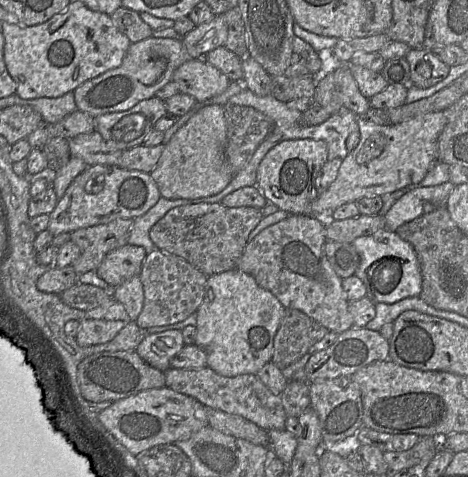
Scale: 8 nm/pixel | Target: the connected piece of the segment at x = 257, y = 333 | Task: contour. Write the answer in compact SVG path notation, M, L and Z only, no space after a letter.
M238 268L208 276L203 302L195 312L195 345L207 355L207 367L219 375L235 377L253 374L271 361L273 341L286 308L270 291L262 288L249 274Z

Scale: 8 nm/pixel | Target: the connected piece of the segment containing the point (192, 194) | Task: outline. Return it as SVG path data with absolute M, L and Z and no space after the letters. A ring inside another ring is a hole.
M222 105L200 109L165 145L164 151L149 173L161 197L196 199L220 193L231 181L232 170L227 160L227 126Z

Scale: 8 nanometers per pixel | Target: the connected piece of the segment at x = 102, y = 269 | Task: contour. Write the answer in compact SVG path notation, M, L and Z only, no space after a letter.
M126 244L109 252L95 272L111 290L139 275L146 255L143 247Z

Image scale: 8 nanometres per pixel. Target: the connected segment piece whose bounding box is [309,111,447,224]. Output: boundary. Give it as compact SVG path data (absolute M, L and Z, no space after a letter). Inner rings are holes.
M445 111L418 115L399 124L378 125L358 116L360 140L358 145L343 159L337 178L310 205L309 216L326 224L339 206L356 202L361 198L382 196L408 185L419 185L432 165L437 161L438 137L447 122Z

